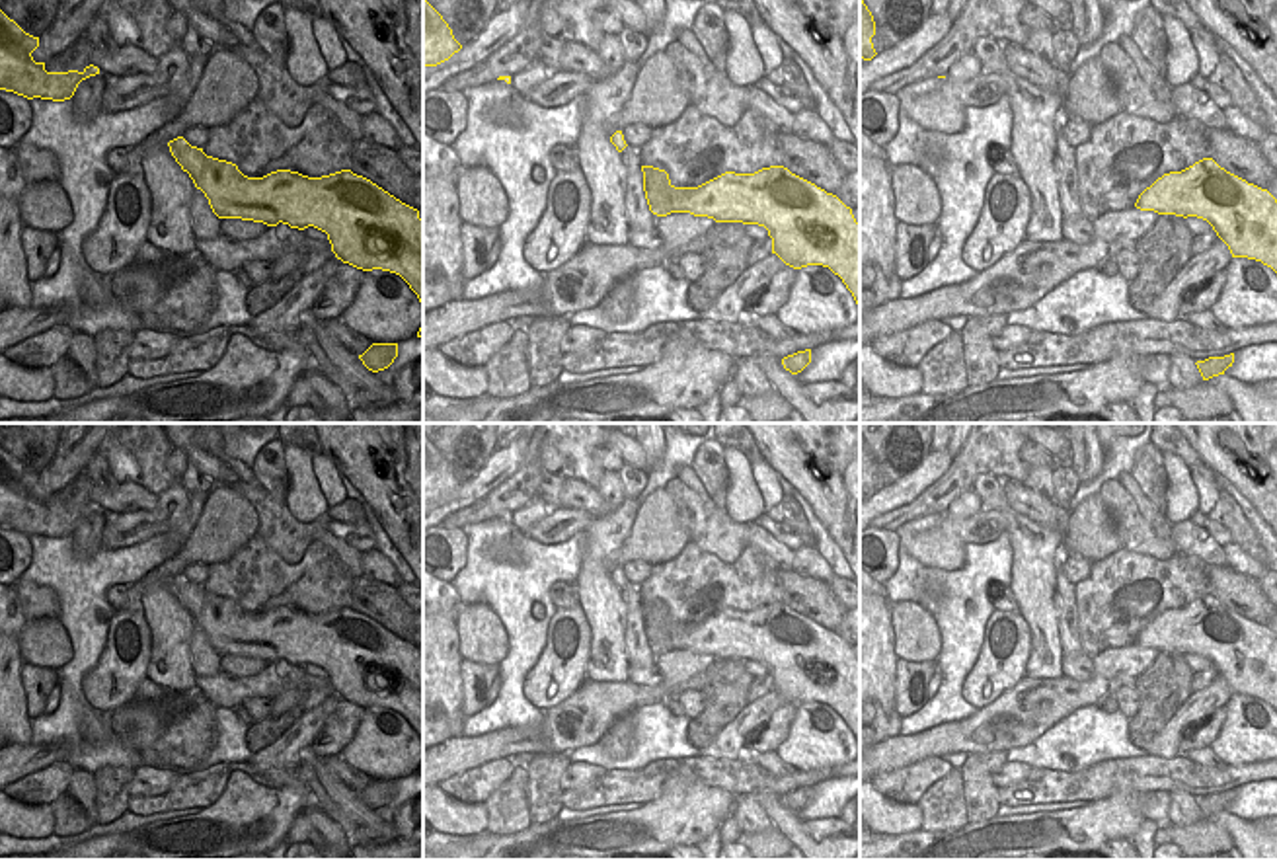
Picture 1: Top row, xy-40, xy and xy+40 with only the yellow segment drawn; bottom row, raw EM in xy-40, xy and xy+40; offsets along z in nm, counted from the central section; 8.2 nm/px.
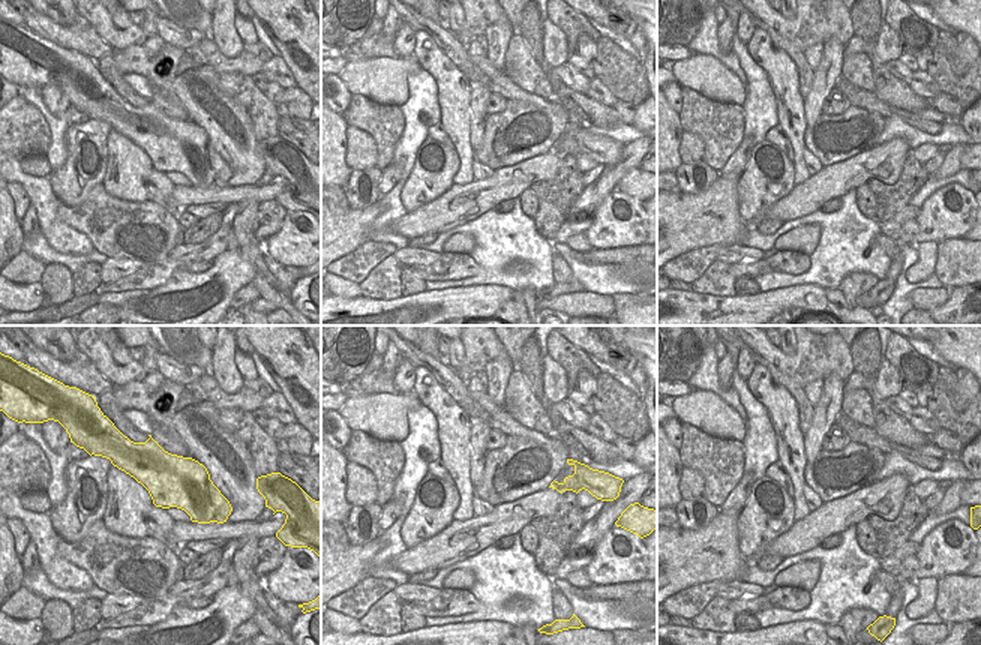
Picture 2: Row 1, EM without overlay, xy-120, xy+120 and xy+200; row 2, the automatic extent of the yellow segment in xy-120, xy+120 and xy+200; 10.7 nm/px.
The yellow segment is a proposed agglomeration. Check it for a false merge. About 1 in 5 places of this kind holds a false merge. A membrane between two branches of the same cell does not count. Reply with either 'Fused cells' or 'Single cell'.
Single cell

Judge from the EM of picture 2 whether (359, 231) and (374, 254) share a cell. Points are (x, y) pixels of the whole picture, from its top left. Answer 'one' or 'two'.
two

